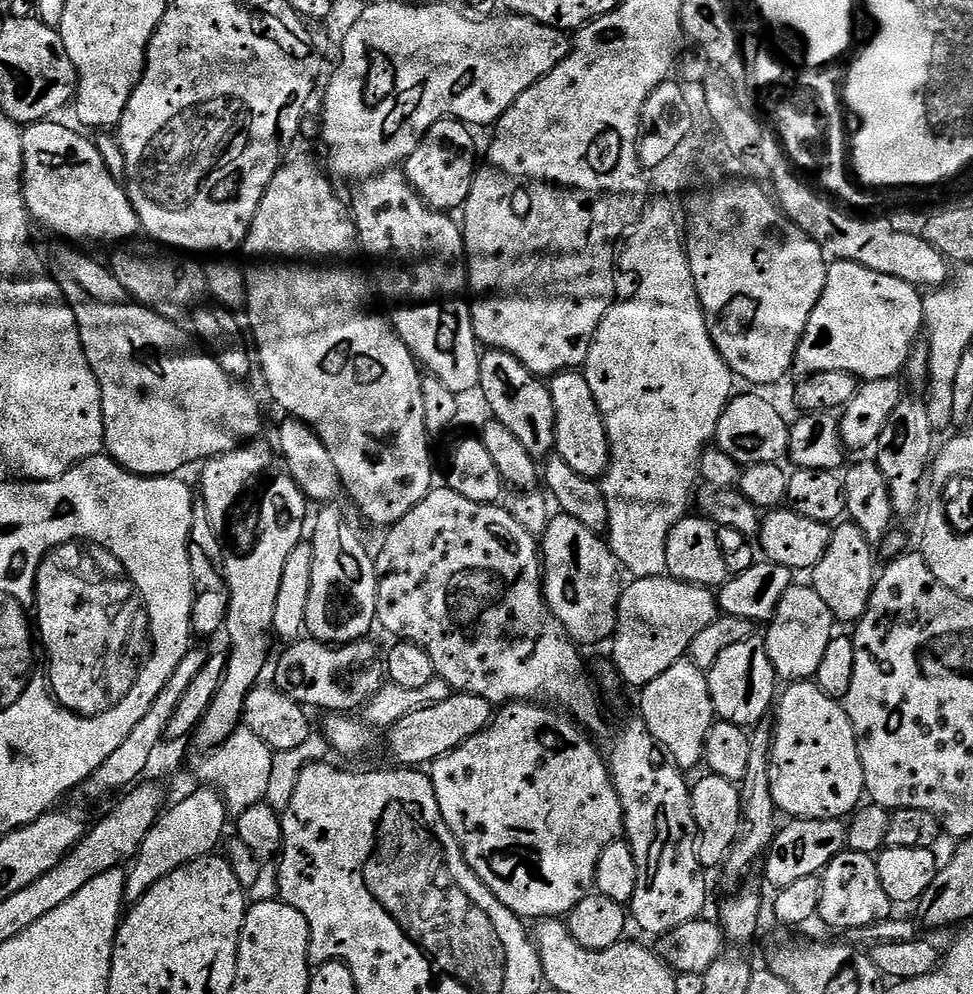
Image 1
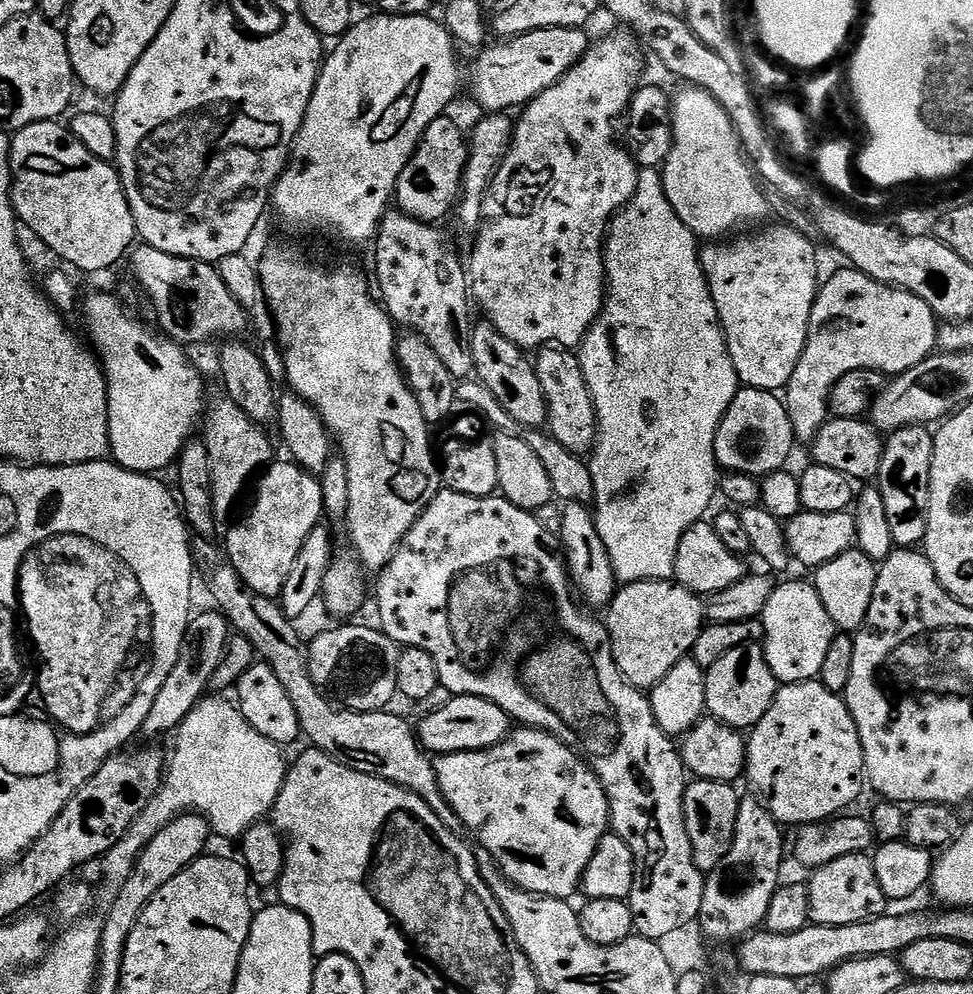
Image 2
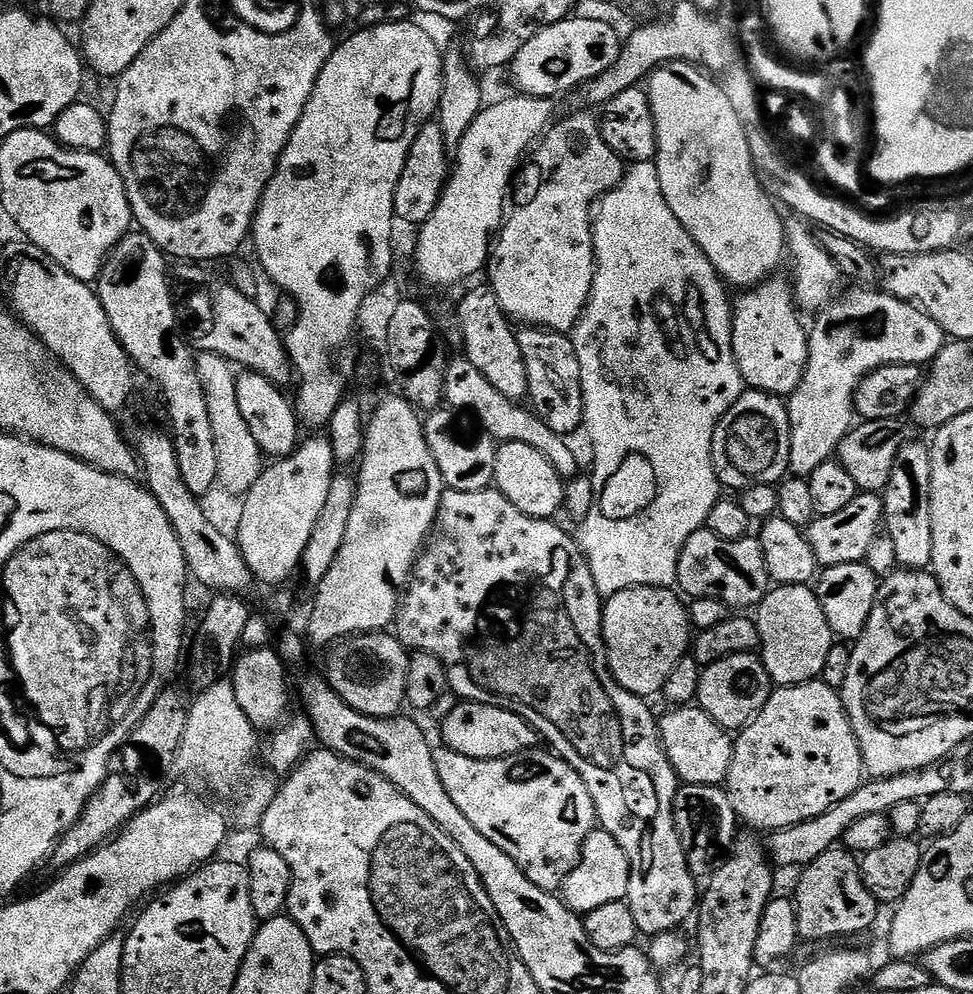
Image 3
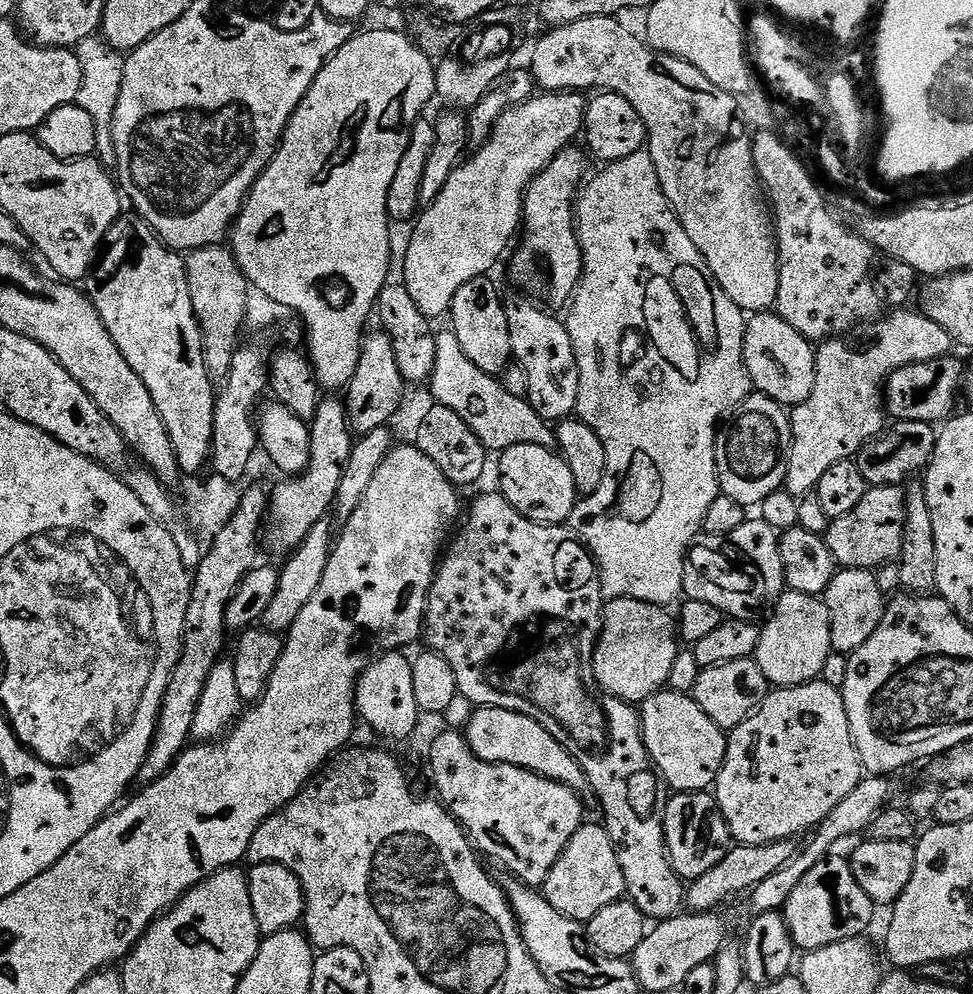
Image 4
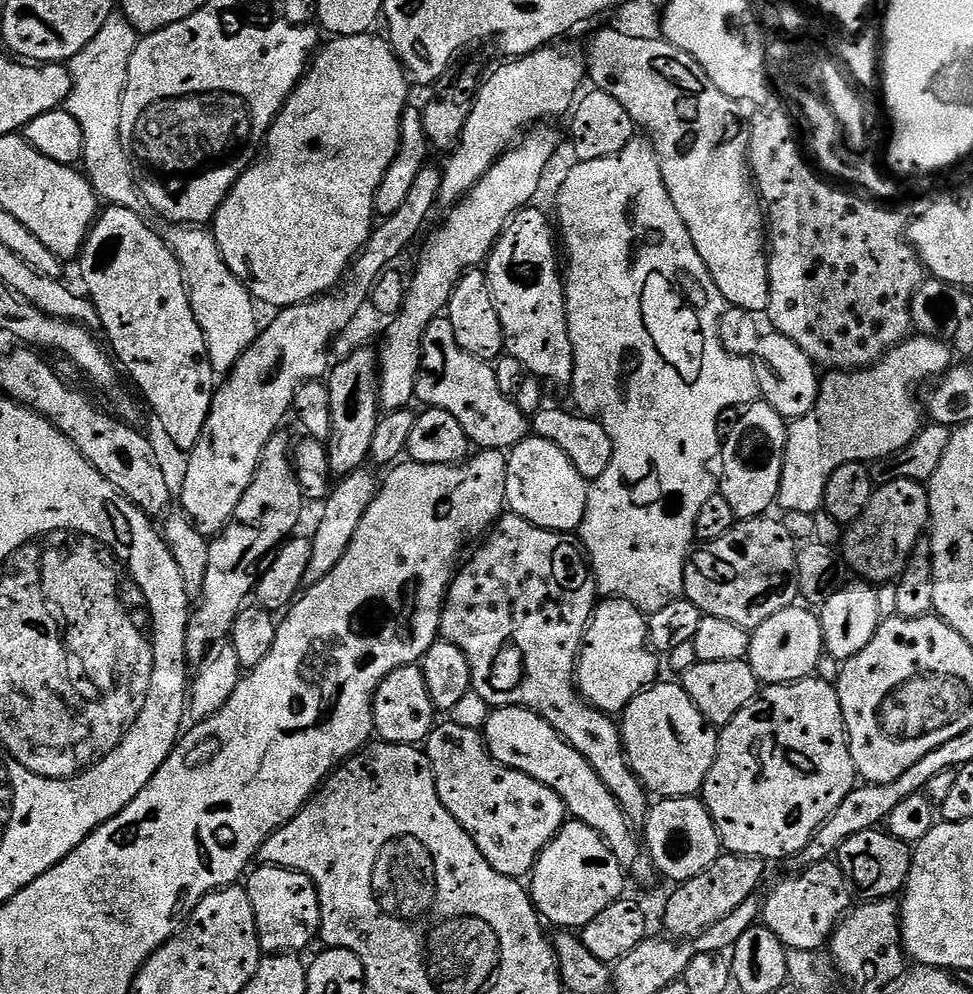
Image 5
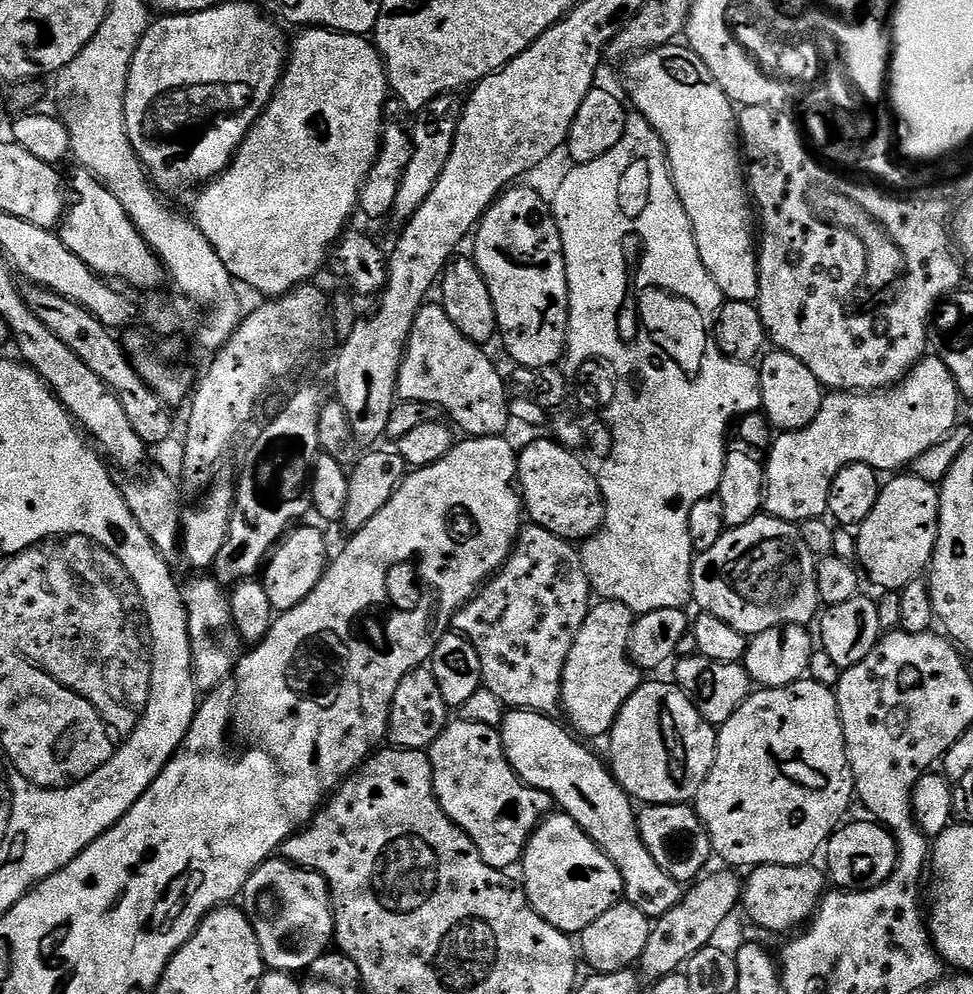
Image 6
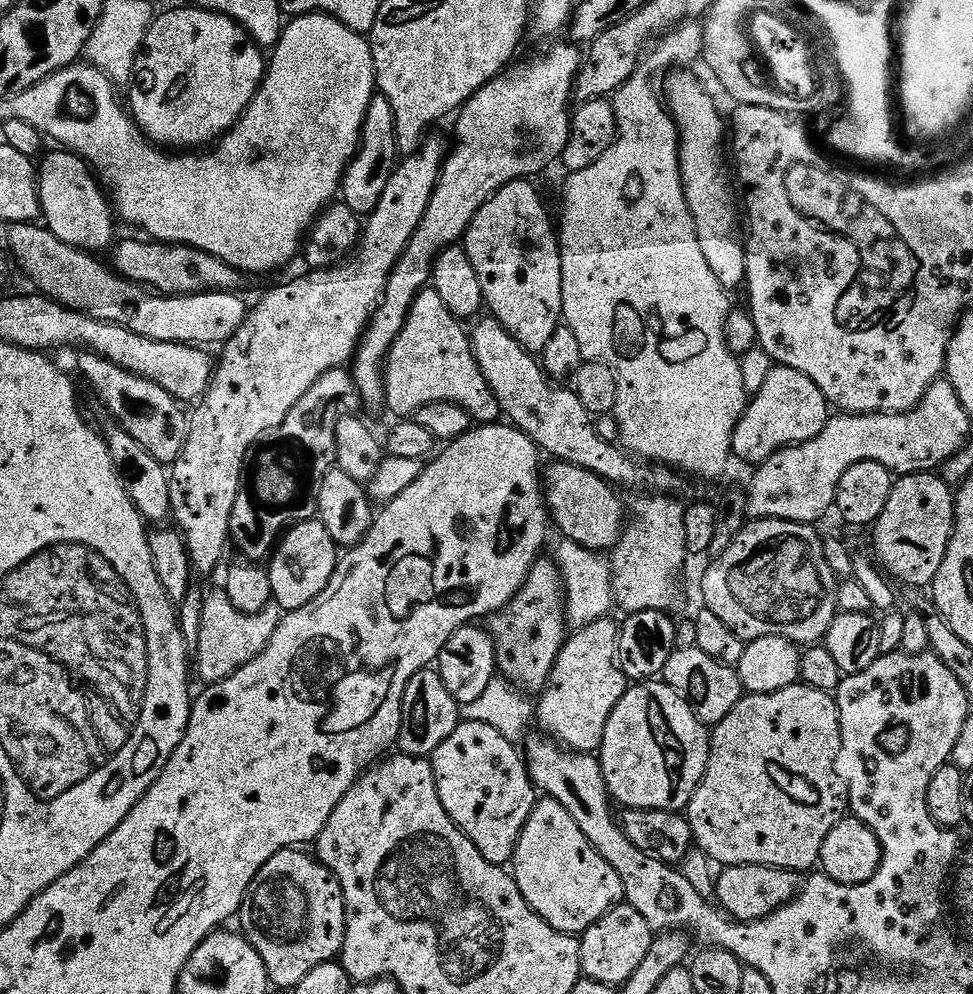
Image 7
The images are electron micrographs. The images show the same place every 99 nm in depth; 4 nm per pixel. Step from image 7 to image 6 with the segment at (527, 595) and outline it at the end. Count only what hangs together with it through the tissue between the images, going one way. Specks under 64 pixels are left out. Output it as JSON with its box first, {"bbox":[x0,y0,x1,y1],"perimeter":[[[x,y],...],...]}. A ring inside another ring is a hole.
{"bbox":[451,523,594,714],"perimeter":[[[529,523],[520,529],[520,536],[517,538],[512,550],[511,556],[500,571],[477,592],[476,596],[467,604],[456,611],[456,617],[452,620],[451,627],[459,632],[461,636],[467,636],[468,640],[476,650],[478,656],[482,658],[482,678],[484,679],[483,687],[491,690],[496,698],[501,700],[505,706],[512,710],[527,710],[529,712],[542,712],[552,714],[561,707],[560,702],[560,683],[564,673],[564,663],[570,654],[570,646],[574,646],[574,638],[582,626],[590,607],[590,601],[594,593],[592,585],[584,569],[584,563],[580,557],[577,545],[570,540],[564,540],[558,534],[550,534],[550,530],[539,528],[537,524]]]}

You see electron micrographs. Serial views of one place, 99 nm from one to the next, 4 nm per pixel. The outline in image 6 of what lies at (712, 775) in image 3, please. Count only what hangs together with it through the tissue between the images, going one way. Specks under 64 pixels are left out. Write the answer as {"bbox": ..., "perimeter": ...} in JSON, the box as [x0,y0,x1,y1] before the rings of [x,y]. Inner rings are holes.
{"bbox":[610,683,717,805],"perimeter":[[[641,683],[634,694],[622,706],[618,718],[610,733],[612,740],[612,760],[610,771],[615,776],[621,788],[641,805],[654,804],[688,804],[695,801],[702,782],[710,774],[716,757],[717,729],[709,720],[704,720],[702,714],[686,693],[677,688],[675,683],[648,684]]]}

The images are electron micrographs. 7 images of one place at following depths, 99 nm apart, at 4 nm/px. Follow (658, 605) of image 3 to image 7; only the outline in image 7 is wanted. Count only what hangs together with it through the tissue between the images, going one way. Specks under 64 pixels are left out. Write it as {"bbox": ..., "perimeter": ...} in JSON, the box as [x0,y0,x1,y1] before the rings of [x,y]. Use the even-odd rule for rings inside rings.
{"bbox":[538,618,630,754],"perimeter":[[[612,618],[577,628],[564,641],[548,684],[538,696],[538,724],[563,747],[592,754],[604,741],[606,722],[610,722],[614,706],[618,706],[630,687],[628,677],[620,668],[619,654],[620,630]]]}

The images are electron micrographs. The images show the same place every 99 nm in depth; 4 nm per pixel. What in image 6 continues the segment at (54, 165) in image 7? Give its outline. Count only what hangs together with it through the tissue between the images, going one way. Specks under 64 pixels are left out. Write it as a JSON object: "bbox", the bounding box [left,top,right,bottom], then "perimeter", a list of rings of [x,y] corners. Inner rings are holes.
{"bbox":[58,170,166,290],"perimeter":[[[76,170],[70,180],[70,203],[58,228],[61,242],[90,270],[112,282],[119,282],[133,289],[156,290],[166,280],[166,269],[152,247],[144,241],[134,222],[126,214],[122,202],[98,182],[89,172]]]}

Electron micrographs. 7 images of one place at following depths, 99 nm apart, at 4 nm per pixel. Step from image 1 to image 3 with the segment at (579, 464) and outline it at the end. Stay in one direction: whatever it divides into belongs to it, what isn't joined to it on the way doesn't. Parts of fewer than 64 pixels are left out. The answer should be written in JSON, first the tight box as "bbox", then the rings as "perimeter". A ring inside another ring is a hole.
{"bbox":[516,326,584,438],"perimeter":[[[524,326],[517,331],[516,337],[522,346],[528,379],[527,399],[532,411],[542,418],[542,422],[546,422],[546,426],[550,426],[550,430],[554,430],[554,434],[568,438],[571,432],[579,433],[584,423],[584,399],[578,354],[571,335]]]}

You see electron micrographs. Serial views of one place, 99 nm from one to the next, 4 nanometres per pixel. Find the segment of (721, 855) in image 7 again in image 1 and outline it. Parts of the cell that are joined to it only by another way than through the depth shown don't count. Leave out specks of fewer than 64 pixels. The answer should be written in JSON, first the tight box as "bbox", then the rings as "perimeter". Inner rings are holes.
{"bbox":[769,682,865,820],"perimeter":[[[792,682],[779,693],[774,708],[775,736],[769,762],[770,794],[785,817],[801,820],[838,820],[855,813],[865,799],[864,767],[854,726],[843,703],[831,700],[815,682]]]}

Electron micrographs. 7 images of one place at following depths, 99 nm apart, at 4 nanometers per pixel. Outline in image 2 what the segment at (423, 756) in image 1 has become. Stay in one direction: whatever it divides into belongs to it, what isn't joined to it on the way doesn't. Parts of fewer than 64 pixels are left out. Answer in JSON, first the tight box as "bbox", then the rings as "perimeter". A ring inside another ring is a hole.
{"bbox":[418,696,510,756],"perimeter":[[[453,696],[442,710],[434,710],[418,724],[418,739],[425,752],[445,756],[451,752],[477,752],[501,744],[510,731],[510,717],[494,702],[477,696]]]}

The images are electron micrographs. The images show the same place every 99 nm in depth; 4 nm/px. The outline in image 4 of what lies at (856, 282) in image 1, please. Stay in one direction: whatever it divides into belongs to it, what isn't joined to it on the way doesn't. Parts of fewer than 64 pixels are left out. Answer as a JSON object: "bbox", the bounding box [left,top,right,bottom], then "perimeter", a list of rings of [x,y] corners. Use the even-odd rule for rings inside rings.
{"bbox":[784,310,953,498],"perimeter":[[[892,310],[890,314],[861,324],[845,332],[843,336],[833,336],[816,348],[816,373],[814,374],[814,390],[806,402],[795,405],[791,409],[792,445],[788,451],[788,469],[784,479],[784,488],[791,496],[803,498],[815,493],[818,482],[834,462],[842,462],[855,457],[856,453],[870,440],[885,431],[886,413],[882,399],[884,382],[894,370],[902,366],[910,366],[914,362],[926,362],[939,356],[949,355],[953,351],[952,335],[938,322],[925,316],[923,311]]]}

